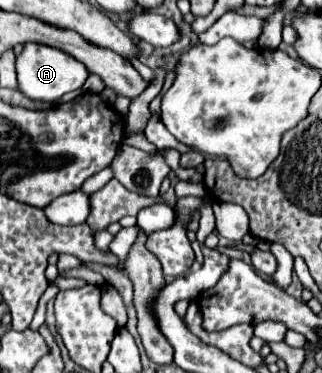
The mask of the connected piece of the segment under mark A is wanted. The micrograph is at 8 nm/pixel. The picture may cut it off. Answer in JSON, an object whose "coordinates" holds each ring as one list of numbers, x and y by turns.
{"coordinates":[[38,43,24,45,24,51,16,59,16,73,18,73,18,89,30,99,46,103,52,103,62,95,80,89,90,75,88,69,78,59,70,57,60,49,52,49,48,45,38,45]]}

